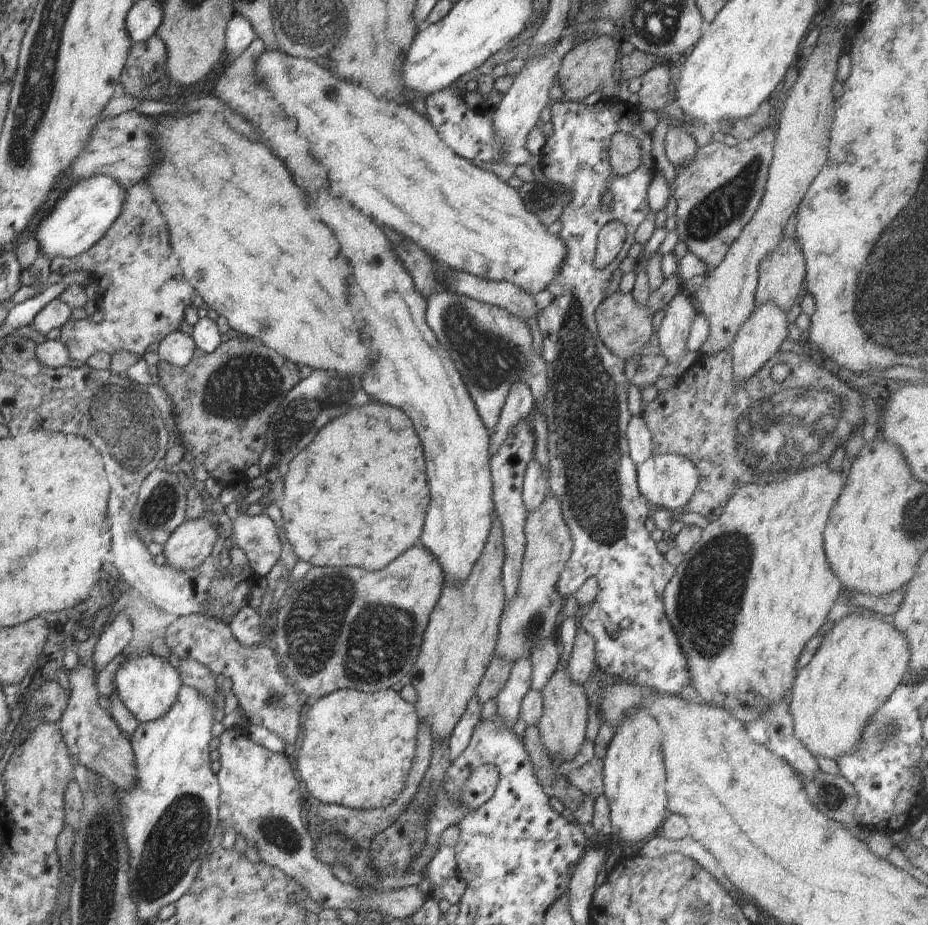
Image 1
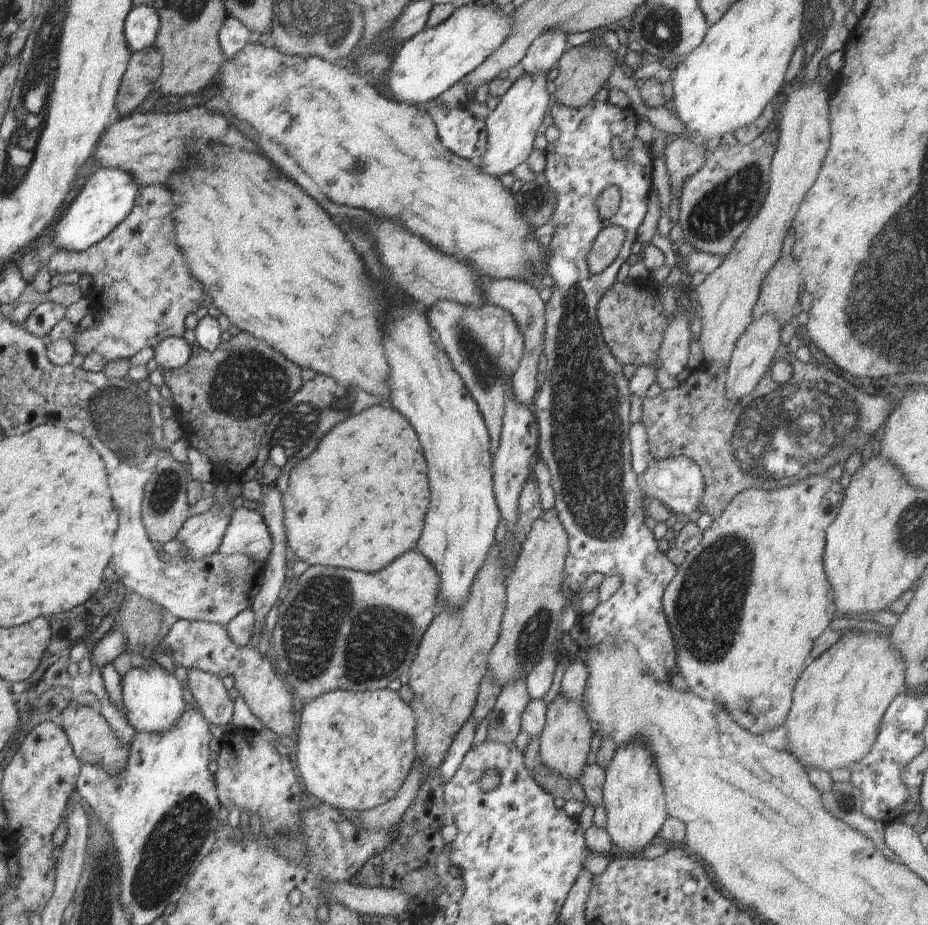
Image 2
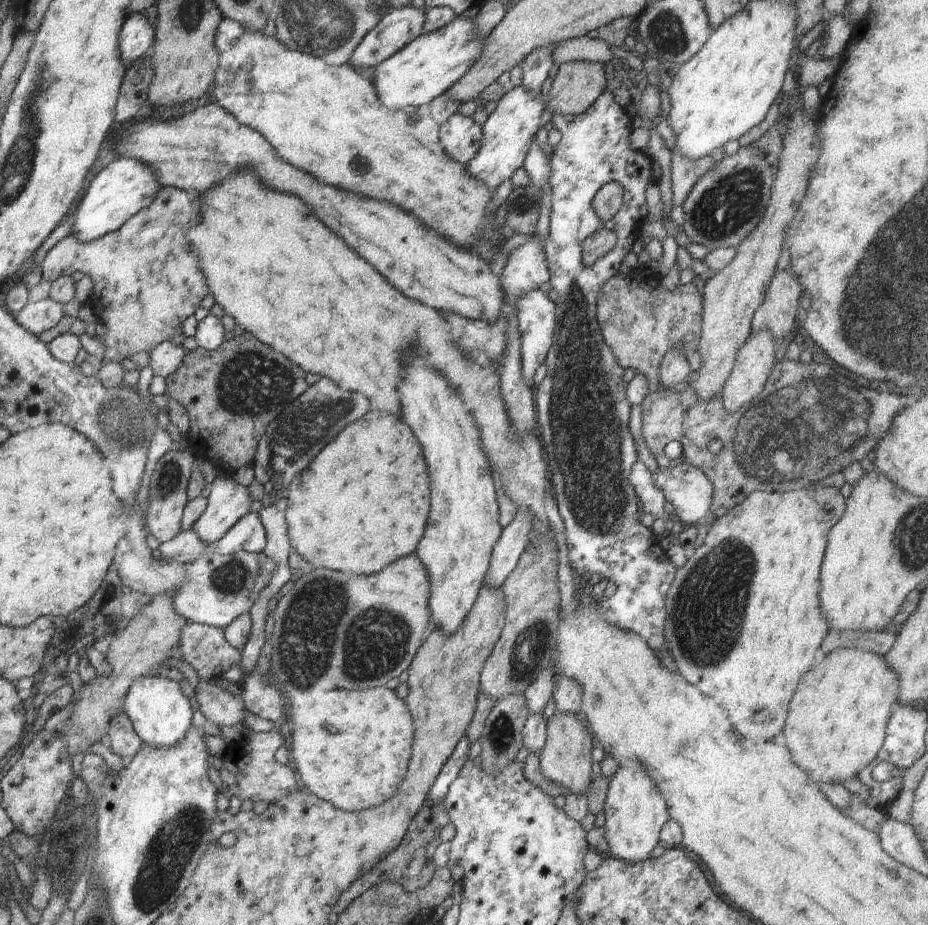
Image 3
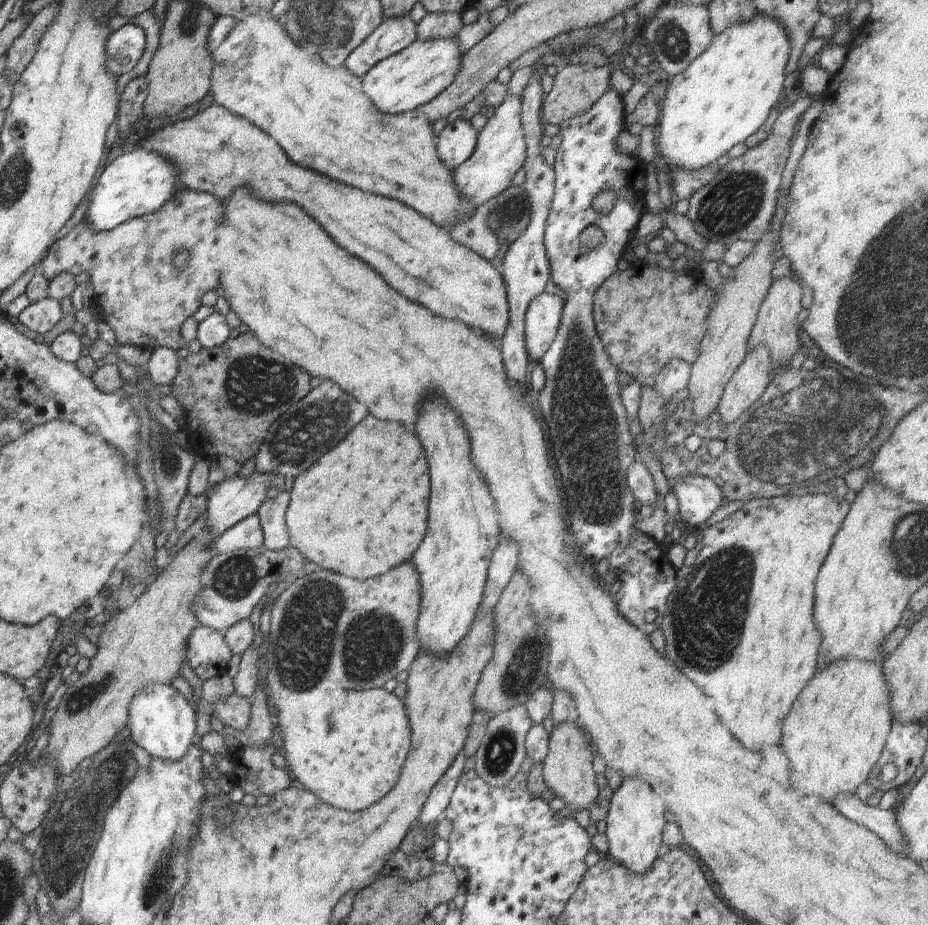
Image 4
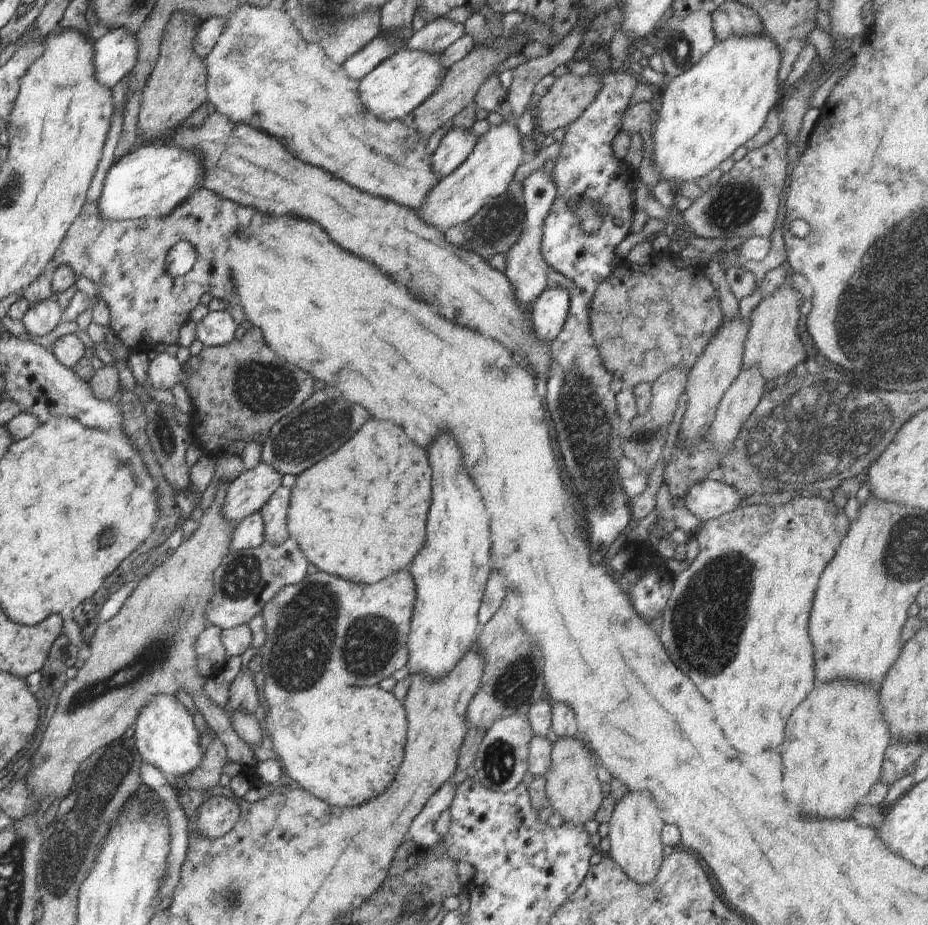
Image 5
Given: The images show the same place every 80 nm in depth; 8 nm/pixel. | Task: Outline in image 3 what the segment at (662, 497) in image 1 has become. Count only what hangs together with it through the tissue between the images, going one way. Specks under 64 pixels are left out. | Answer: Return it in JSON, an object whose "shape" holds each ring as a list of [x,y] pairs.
{"shape":[[[680,463],[675,467],[658,467],[652,482],[674,507],[674,516],[685,526],[697,526],[710,512],[713,486],[696,467]]]}

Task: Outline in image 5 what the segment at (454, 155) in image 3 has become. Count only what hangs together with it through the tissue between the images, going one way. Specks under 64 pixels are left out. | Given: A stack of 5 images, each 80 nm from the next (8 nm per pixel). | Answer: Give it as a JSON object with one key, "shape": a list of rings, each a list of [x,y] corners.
{"shape":[[[453,126],[432,154],[433,171],[439,180],[462,164],[474,150],[476,143],[477,138],[470,130]]]}

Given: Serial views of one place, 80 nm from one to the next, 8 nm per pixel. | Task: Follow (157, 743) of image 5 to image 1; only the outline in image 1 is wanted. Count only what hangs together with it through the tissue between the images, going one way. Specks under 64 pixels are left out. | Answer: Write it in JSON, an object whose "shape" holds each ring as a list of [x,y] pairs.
{"shape":[[[134,651],[125,656],[125,661],[114,675],[113,685],[117,698],[136,716],[140,723],[156,720],[170,710],[176,700],[181,681],[177,669],[164,657],[148,651]]]}

